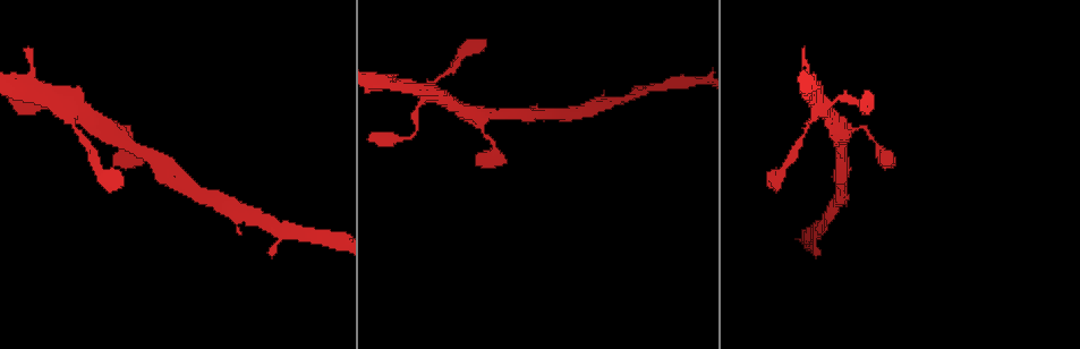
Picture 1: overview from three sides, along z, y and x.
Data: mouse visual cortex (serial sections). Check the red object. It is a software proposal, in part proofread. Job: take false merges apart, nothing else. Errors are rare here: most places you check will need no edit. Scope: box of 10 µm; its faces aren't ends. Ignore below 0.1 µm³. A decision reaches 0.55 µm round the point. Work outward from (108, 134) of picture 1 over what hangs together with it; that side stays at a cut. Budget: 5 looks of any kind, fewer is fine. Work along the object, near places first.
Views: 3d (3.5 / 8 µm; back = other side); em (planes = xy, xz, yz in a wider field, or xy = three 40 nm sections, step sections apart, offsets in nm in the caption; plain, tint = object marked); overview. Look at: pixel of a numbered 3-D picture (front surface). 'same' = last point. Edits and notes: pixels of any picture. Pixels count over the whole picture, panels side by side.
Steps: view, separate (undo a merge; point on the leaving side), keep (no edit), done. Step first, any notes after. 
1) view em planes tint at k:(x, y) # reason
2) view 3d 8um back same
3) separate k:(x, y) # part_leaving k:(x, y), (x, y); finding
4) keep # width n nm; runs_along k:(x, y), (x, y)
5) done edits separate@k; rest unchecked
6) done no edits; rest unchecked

view 3d 3.5um back at 1:(70, 112) # small branch off a trunk

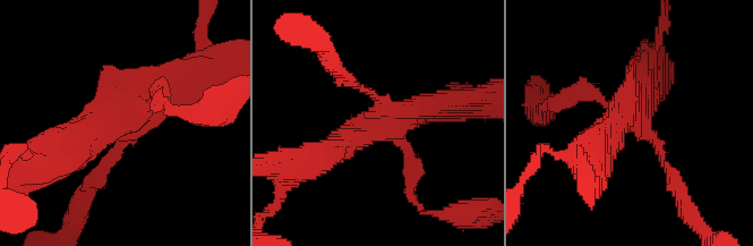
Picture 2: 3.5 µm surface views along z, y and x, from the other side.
view em xy step 1 tint at 2:(125, 117)

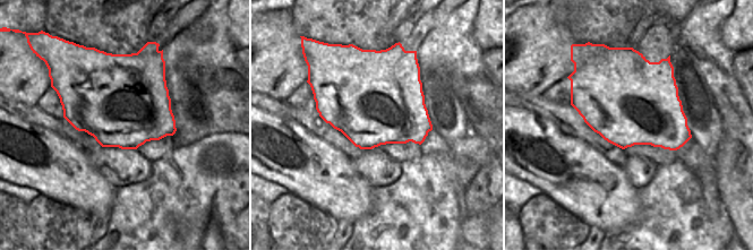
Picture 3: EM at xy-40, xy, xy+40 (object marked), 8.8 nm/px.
keep # runs_along 2:(70, 150), (191, 86); continuous, no second cell

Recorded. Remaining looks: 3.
view 3d 8um at 1:(871, 140) # thin neck

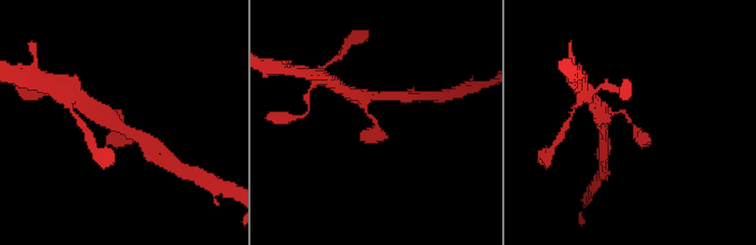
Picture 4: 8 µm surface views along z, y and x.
view 3d 3.5um same # zoom in

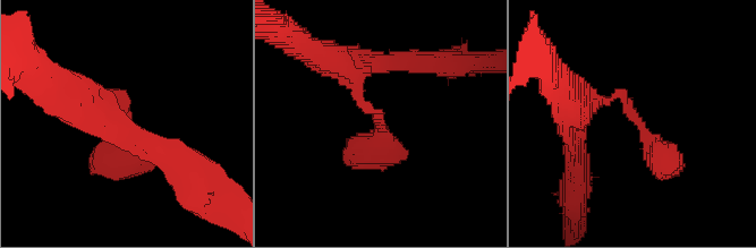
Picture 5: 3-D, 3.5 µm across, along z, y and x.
keep # runs_along 5:(577, 112), (621, 95), (673, 168); one cell here

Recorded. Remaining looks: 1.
done no edits; rest unchecked

